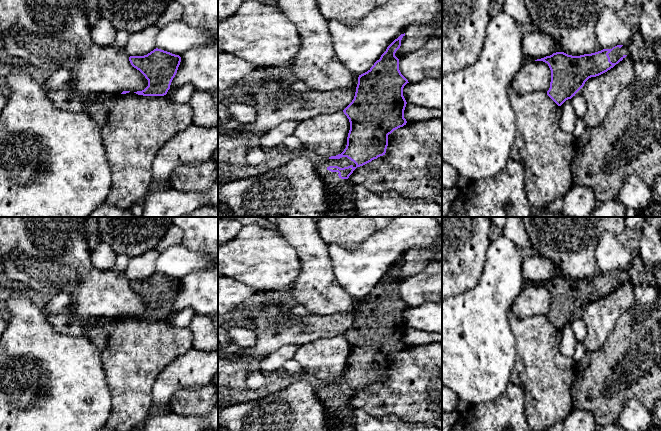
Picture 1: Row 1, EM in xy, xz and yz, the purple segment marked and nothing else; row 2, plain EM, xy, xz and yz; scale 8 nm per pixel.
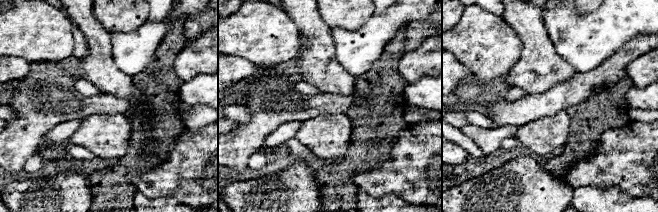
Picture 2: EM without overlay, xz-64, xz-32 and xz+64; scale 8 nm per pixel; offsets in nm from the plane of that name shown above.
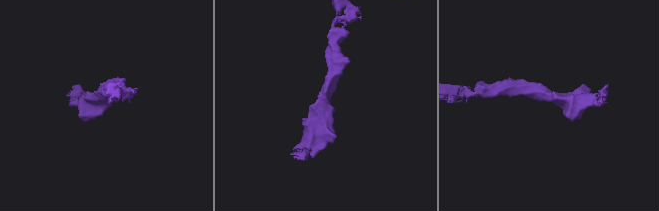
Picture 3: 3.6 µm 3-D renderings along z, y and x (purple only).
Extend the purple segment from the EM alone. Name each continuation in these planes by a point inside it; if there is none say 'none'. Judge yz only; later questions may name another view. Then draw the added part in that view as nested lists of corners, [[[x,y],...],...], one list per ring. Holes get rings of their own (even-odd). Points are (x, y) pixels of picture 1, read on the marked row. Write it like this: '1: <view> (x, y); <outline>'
1: yz (636, 47); [[[635,30],[631,38],[621,48],[614,48],[609,54],[610,61],[616,63],[624,55],[632,61],[654,61],[661,64],[661,42],[653,42],[651,45],[645,42],[640,31]]]

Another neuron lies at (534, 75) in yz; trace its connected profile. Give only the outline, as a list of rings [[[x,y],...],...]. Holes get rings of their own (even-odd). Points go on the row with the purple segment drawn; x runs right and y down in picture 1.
[[[531,60],[524,63],[514,77],[511,87],[519,95],[534,91],[548,91],[551,82],[551,70],[543,61]]]

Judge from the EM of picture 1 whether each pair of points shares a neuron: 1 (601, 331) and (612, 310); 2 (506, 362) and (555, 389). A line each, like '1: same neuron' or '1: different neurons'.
1: same neuron
2: different neurons

